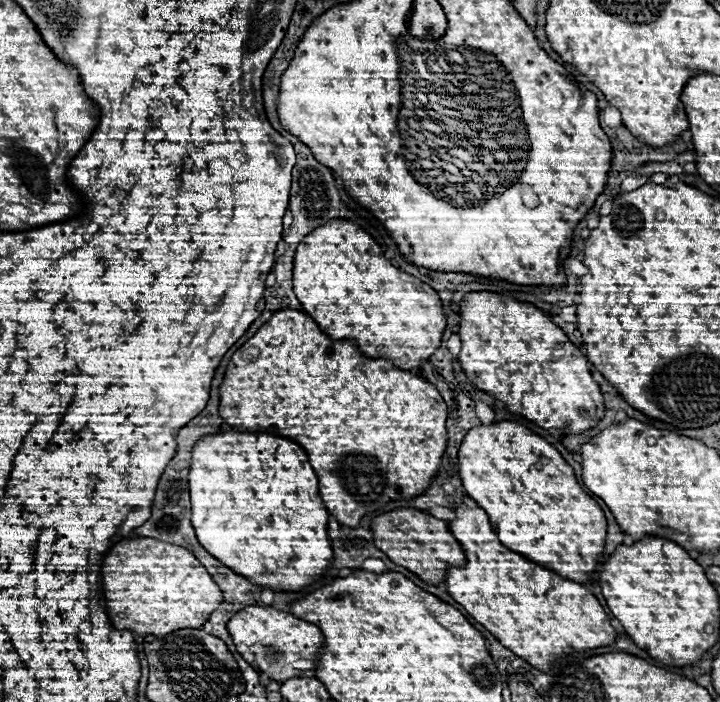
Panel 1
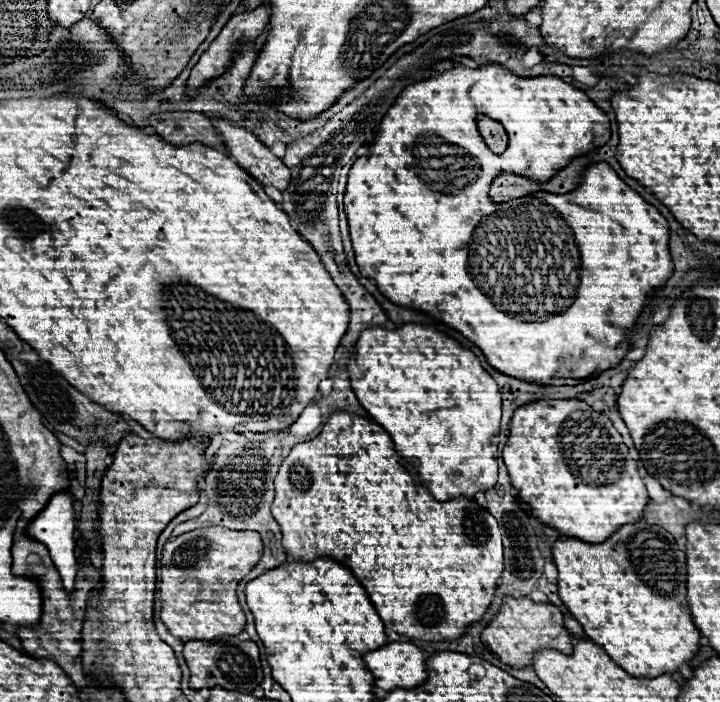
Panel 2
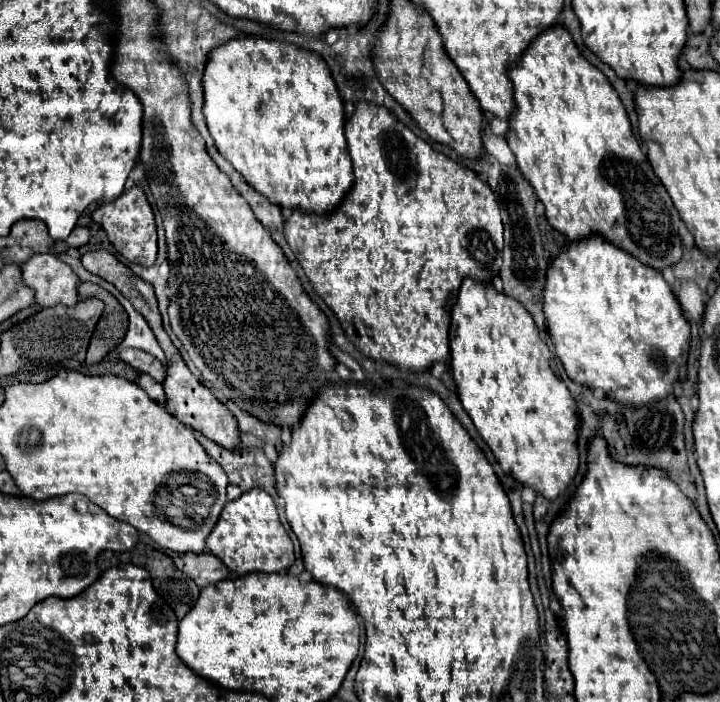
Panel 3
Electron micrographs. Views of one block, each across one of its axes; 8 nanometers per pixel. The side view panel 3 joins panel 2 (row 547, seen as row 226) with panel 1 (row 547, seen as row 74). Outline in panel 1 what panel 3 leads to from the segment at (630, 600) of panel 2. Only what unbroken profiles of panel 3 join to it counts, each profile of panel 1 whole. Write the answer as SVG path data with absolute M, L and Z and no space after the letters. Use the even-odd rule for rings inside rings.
M496 422L496 424L490 424L490 426L478 426L478 428L472 428L462 446L460 446L460 452L458 452L458 466L460 466L460 478L462 478L462 484L464 484L464 490L470 498L476 500L476 504L480 508L486 510L486 514L490 516L490 524L496 528L496 534L500 538L500 542L504 546L508 546L510 550L526 556L528 560L544 566L544 568L550 568L552 572L560 574L562 578L566 580L574 580L578 584L588 584L592 578L590 574L596 572L596 566L598 562L602 560L602 554L604 554L604 546L606 546L606 516L602 512L602 508L596 504L596 500L592 500L584 490L582 486L578 484L576 476L574 476L574 470L570 464L566 464L566 460L558 454L556 448L552 448L544 438L536 436L534 432L530 432L526 426L520 426L516 422Z

